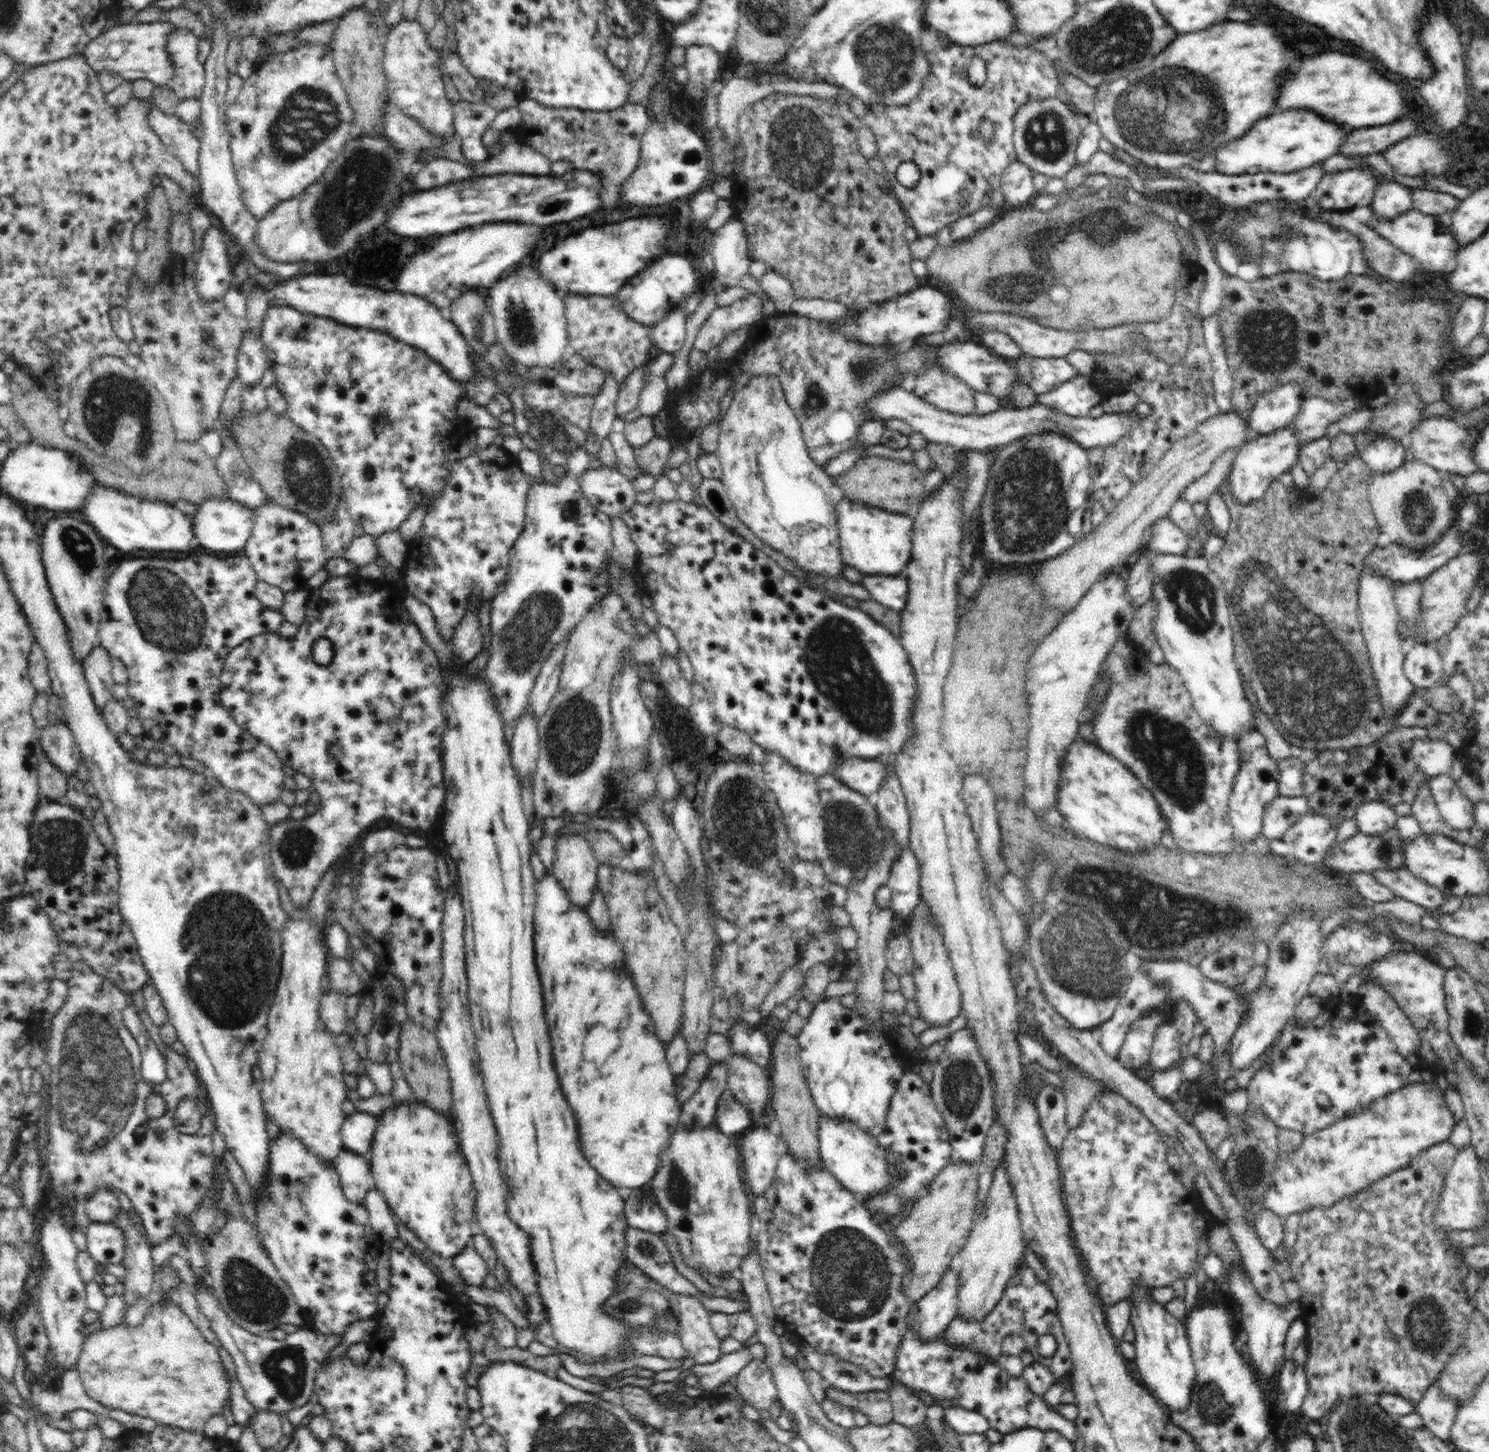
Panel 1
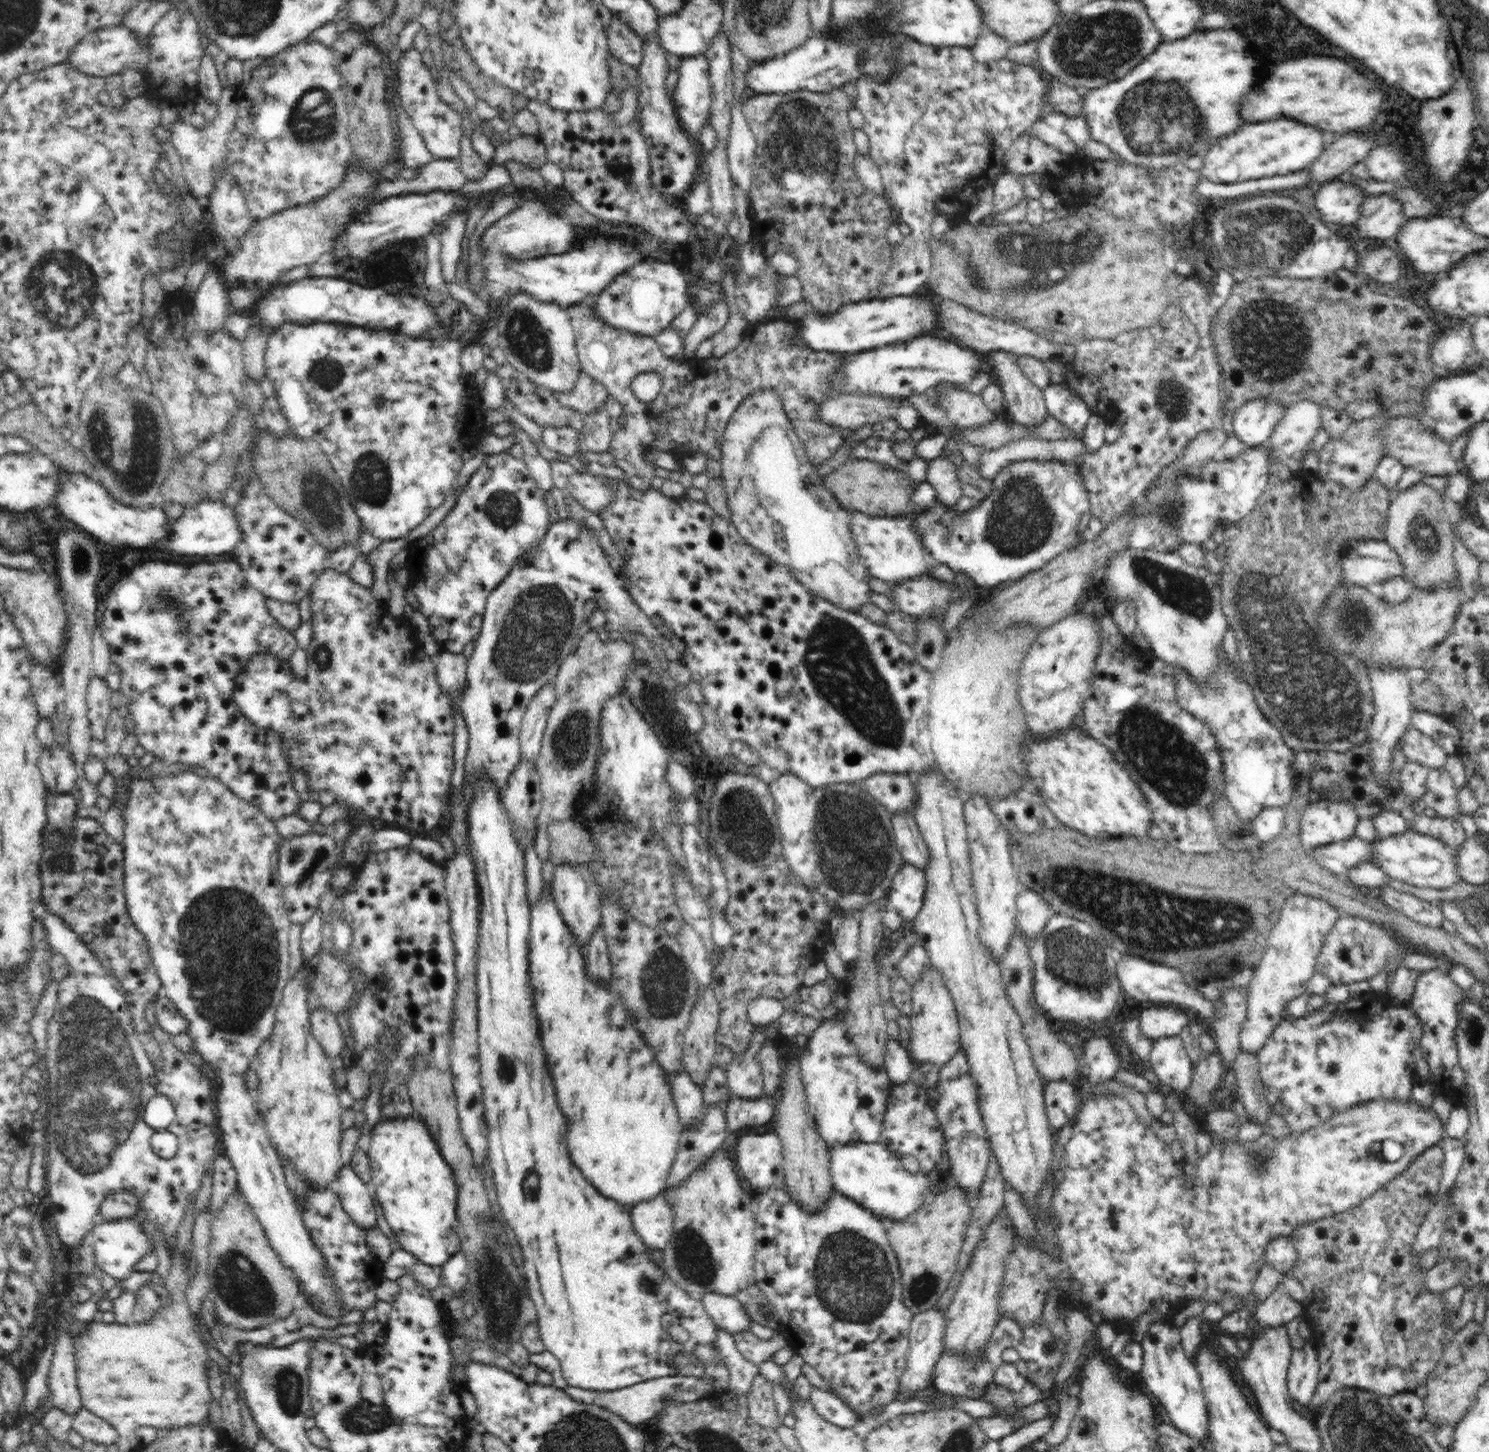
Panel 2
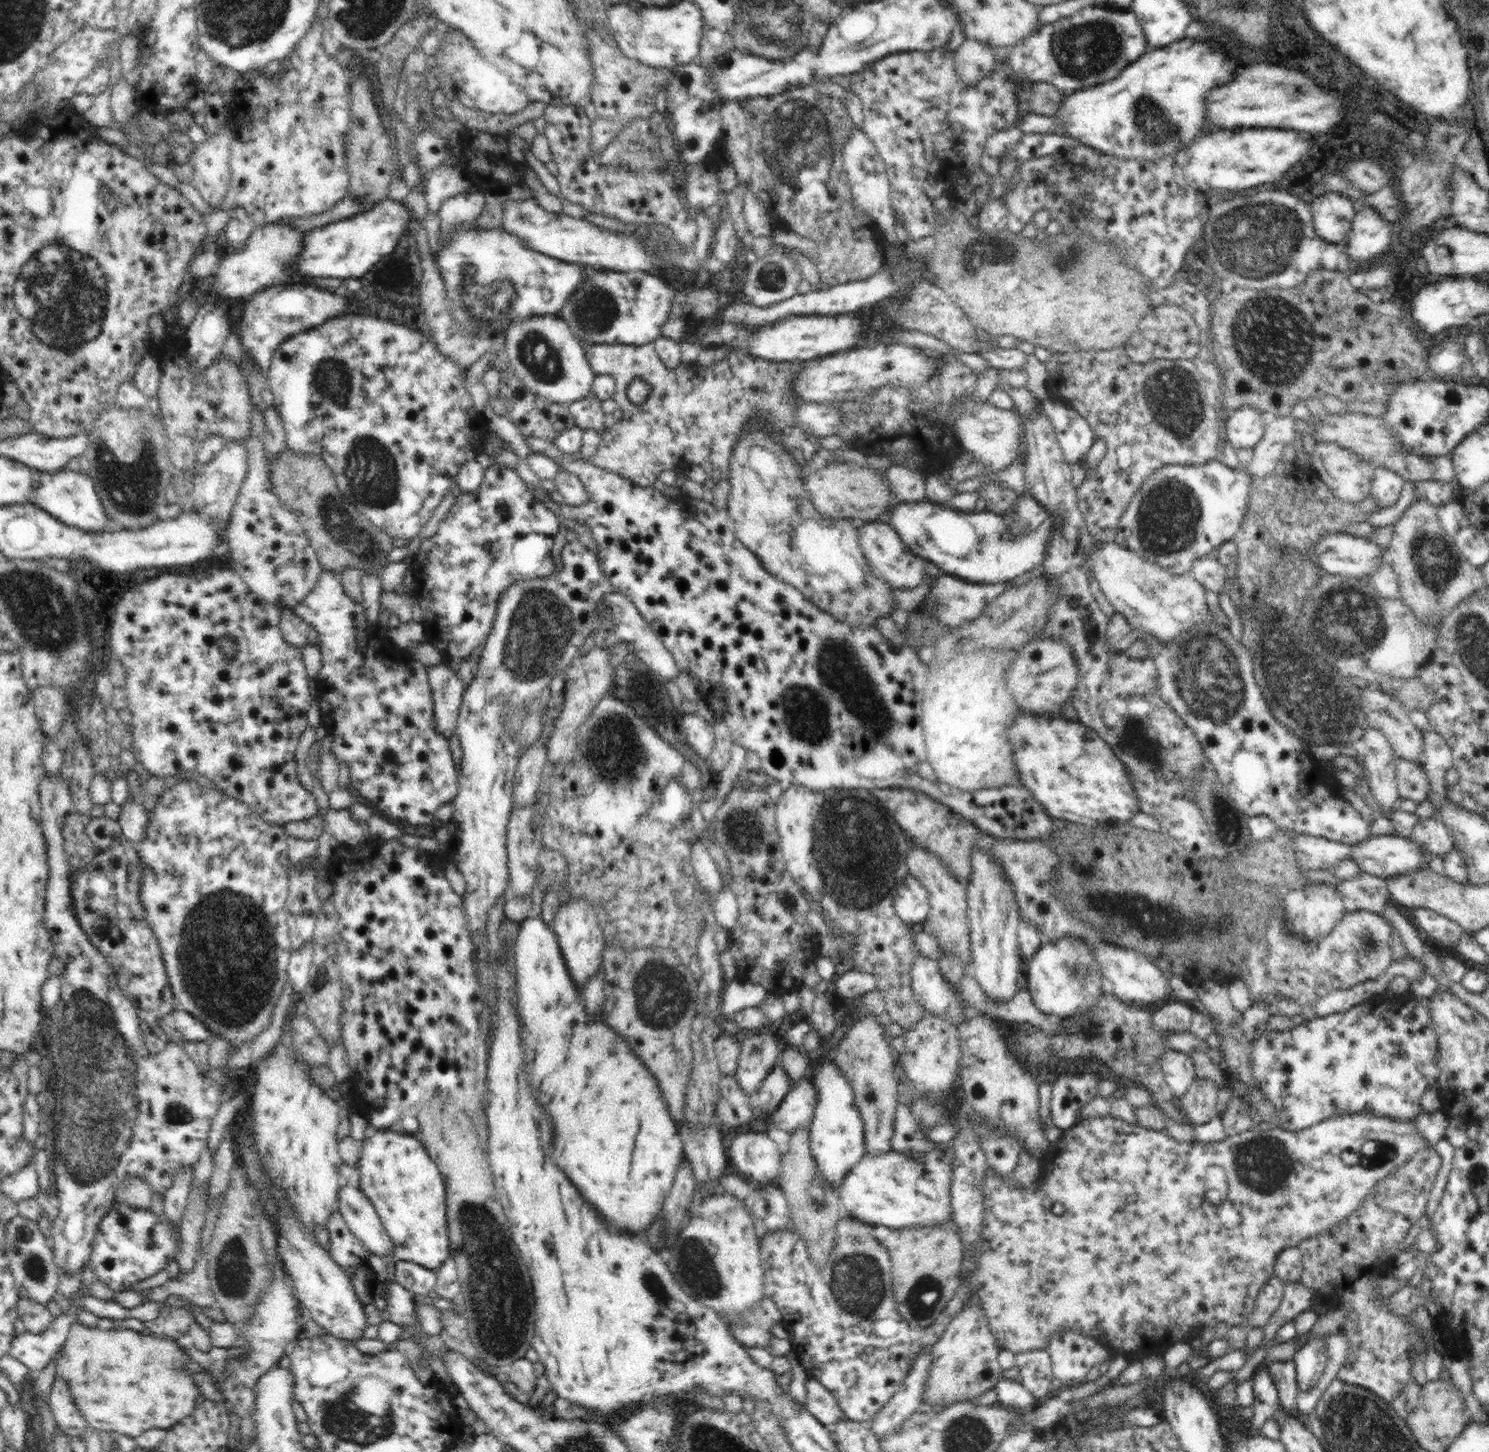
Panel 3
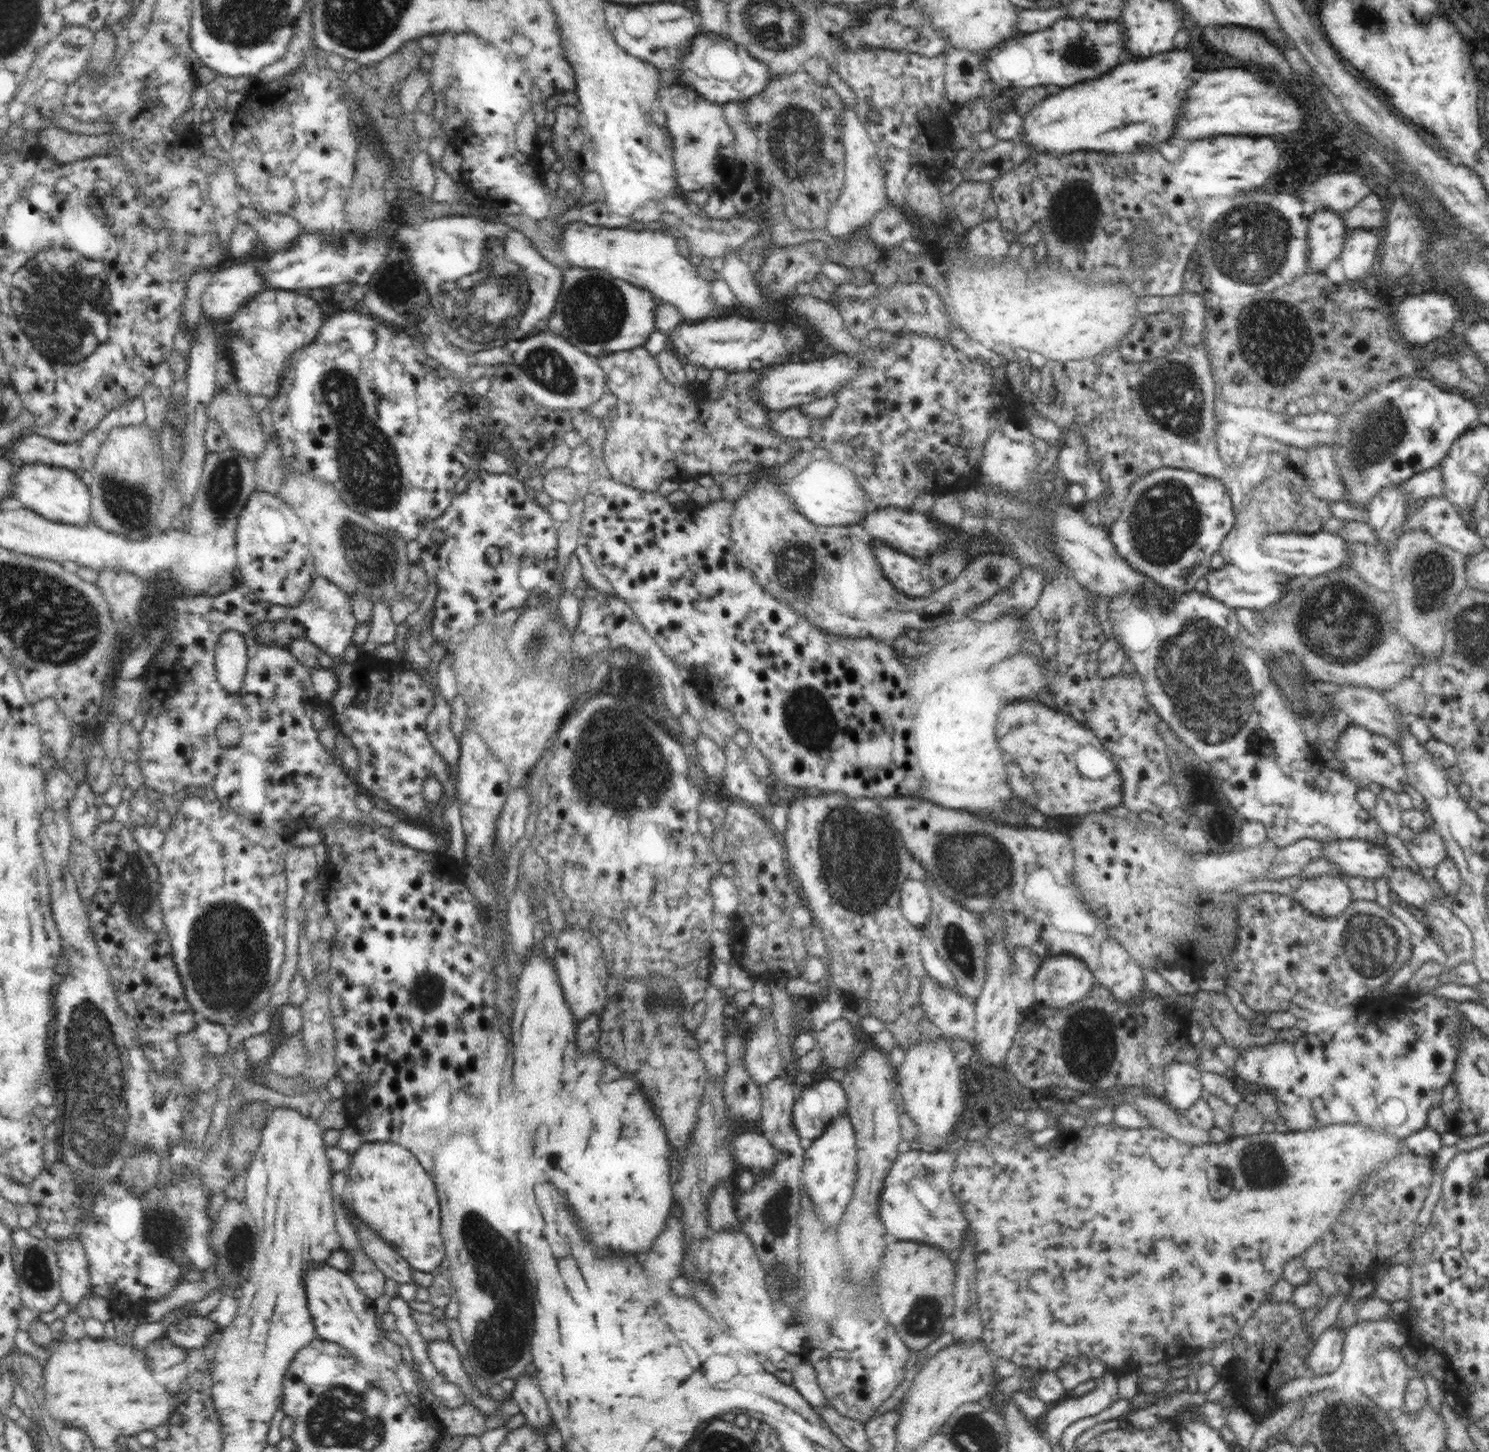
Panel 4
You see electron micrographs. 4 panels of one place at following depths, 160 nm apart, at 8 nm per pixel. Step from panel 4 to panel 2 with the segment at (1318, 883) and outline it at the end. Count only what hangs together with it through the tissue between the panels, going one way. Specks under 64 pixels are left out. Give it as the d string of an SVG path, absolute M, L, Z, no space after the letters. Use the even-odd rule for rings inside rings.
M1302 894L1282 906L1280 918L1270 930L1266 956L1258 968L1254 968L1247 987L1247 1017L1239 1038L1240 1048L1244 1051L1256 1054L1271 1037L1276 1025L1288 1016L1287 1002L1306 993L1306 983L1316 971L1320 949L1338 918L1338 911L1326 900Z

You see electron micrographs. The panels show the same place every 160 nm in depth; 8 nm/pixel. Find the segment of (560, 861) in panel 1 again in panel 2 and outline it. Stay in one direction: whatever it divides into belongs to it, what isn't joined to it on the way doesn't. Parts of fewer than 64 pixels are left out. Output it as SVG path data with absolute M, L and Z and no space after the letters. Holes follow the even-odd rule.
M564 862L560 866L555 866L551 888L556 908L569 928L572 937L578 941L580 947L585 948L591 942L592 934L596 932L596 928L601 926L601 893L589 868L584 862L582 864Z

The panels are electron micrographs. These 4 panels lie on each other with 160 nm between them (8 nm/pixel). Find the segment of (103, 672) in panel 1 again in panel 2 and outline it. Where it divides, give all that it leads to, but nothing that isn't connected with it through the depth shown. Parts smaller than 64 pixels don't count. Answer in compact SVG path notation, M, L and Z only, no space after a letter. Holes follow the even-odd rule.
M91 677L86 696L87 716L91 723L92 737L98 739L98 741L105 740L105 729L111 711L112 693L104 679Z

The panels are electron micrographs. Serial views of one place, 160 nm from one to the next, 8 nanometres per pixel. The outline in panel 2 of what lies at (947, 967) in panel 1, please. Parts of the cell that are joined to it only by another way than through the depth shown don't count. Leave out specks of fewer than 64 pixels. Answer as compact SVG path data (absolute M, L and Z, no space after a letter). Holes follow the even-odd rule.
M933 964L924 968L922 980L911 986L911 990L912 1014L909 1016L911 1030L907 1048L909 1056L917 1066L928 1062L942 1068L961 1048L959 1020L954 1001Z

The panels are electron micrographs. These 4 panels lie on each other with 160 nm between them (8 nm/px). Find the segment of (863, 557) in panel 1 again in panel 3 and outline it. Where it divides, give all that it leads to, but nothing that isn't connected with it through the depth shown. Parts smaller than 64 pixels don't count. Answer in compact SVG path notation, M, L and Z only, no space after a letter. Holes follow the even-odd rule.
M887 521L859 522L857 525L862 552L872 565L872 571L877 577L888 581L893 588L913 589L920 586L920 583L928 576L926 574L928 562L912 552Z

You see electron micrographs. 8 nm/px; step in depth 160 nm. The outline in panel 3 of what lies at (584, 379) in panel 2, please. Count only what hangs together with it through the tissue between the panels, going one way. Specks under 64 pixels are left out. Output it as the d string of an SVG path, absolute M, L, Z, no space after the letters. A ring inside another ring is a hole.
M592 390L586 398L570 403L567 408L573 416L575 426L602 433L606 427L604 426L605 412L602 410L601 402L602 400L598 399Z

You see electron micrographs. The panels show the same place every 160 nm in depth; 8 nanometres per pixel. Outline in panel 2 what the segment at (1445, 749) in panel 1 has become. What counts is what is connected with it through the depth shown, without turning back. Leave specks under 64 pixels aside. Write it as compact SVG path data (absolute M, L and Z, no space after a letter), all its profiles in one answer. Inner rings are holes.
M1409 726L1401 739L1401 747L1408 761L1431 768L1443 767L1448 753L1436 741Z

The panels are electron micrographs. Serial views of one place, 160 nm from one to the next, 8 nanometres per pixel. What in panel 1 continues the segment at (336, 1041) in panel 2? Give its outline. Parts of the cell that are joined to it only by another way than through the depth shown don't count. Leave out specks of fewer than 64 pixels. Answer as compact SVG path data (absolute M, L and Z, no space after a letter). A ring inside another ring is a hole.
M335 990L324 991L320 999L319 1013L324 1026L332 1034L343 1034L348 1022L346 998L348 994Z

